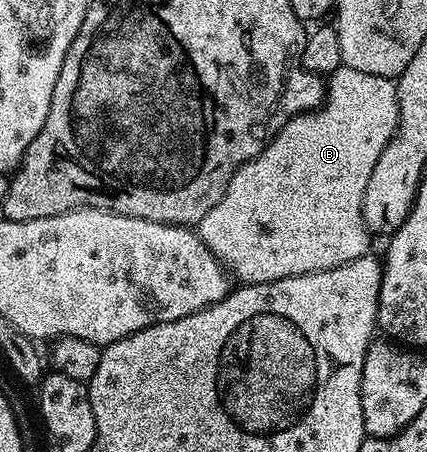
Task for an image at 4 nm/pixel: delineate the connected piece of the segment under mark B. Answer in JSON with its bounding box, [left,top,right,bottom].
[196,67,398,285]

